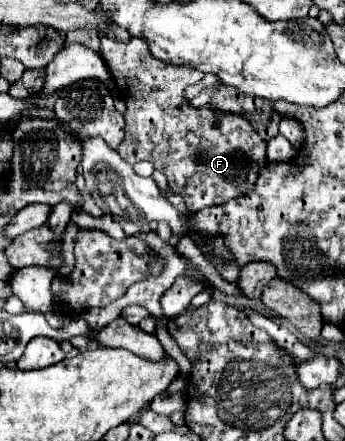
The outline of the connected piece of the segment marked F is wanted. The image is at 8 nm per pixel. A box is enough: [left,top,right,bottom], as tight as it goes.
[100,35,266,213]

